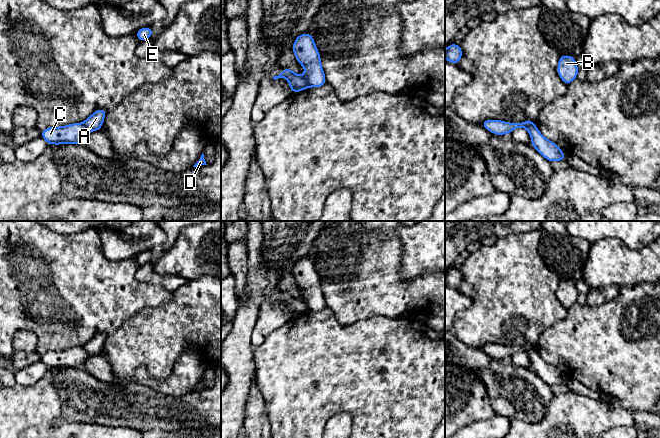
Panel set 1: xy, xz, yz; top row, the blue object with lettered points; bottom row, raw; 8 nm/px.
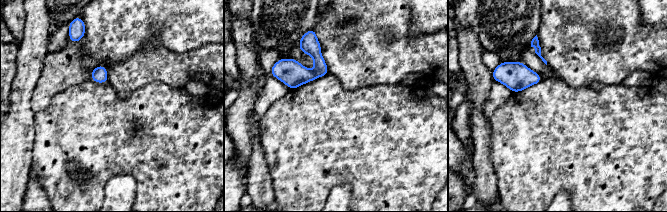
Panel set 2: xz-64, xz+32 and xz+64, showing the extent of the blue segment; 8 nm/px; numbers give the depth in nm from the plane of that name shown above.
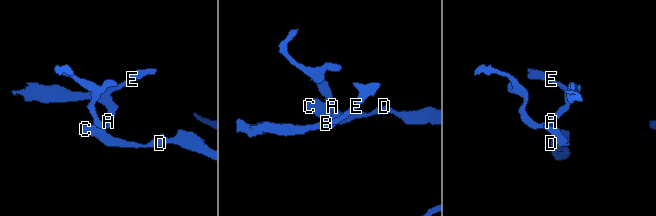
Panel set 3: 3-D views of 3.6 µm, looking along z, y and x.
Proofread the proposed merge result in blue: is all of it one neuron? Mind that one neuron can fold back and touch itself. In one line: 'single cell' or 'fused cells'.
fused cells

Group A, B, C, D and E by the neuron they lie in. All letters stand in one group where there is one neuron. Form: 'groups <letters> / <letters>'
groups A B E / C D

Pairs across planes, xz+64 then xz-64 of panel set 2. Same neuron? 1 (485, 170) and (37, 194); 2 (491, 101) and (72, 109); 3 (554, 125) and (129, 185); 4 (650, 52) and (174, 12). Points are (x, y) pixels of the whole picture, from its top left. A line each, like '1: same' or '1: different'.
1: same
2: different
3: different
4: different

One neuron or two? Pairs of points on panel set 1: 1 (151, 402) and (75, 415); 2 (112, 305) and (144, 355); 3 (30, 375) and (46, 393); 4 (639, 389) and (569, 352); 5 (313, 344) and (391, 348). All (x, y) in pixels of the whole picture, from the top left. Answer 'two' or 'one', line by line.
1: one
2: two
3: two
4: one
5: one

